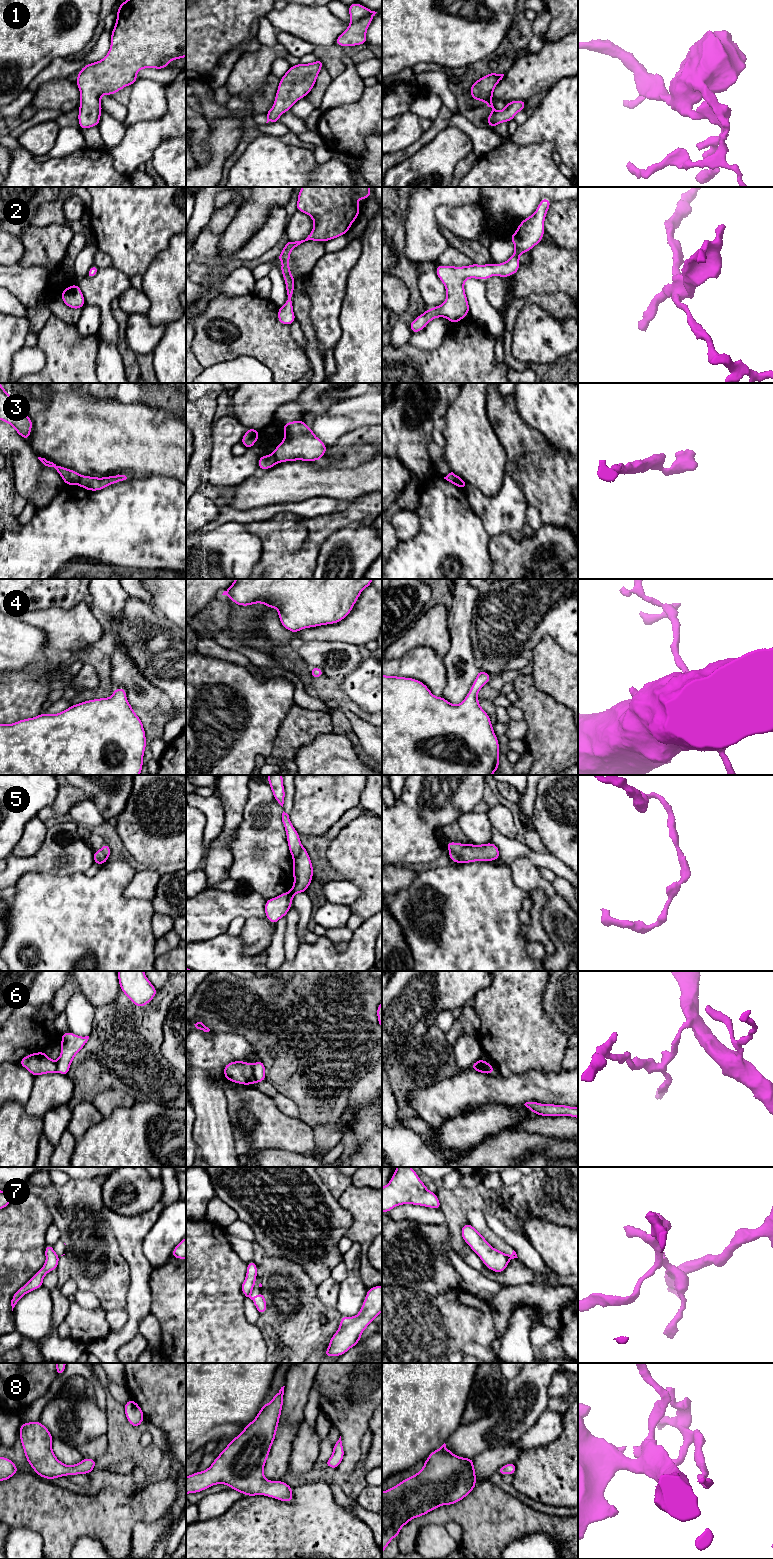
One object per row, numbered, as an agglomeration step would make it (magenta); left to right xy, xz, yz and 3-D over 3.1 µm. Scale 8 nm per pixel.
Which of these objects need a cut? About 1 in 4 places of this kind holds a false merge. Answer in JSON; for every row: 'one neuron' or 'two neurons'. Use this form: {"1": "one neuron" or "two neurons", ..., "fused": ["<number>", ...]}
{"1": "one neuron", "2": "one neuron", "3": "two neurons", "4": "one neuron", "5": "two neurons", "6": "two neurons", "7": "two neurons", "8": "one neuron", "fused": ["3", "5", "6", "7"]}

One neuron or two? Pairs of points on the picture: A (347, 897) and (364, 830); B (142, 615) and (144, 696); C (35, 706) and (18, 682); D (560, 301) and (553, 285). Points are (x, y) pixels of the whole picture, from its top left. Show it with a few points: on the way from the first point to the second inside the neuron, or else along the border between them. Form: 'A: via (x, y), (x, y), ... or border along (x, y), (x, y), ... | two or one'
A: border along (340, 878), (360, 889), (360, 896), (350, 905) | two
B: border along (129, 656), (134, 665), (161, 690) | two
C: via (29, 700), (18, 688) | one
D: border along (567, 294), (542, 293), (534, 295) | two

